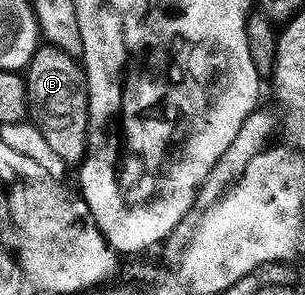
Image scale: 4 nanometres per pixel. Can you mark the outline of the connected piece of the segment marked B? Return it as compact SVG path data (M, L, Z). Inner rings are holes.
M42 45L36 50L32 63L26 68L26 82L28 85L28 102L34 112L35 122L39 130L44 132L46 141L58 157L67 163L69 168L76 169L88 156L88 126L90 125L90 93L88 92L88 73L84 70L83 62L77 56L66 53L57 47Z

